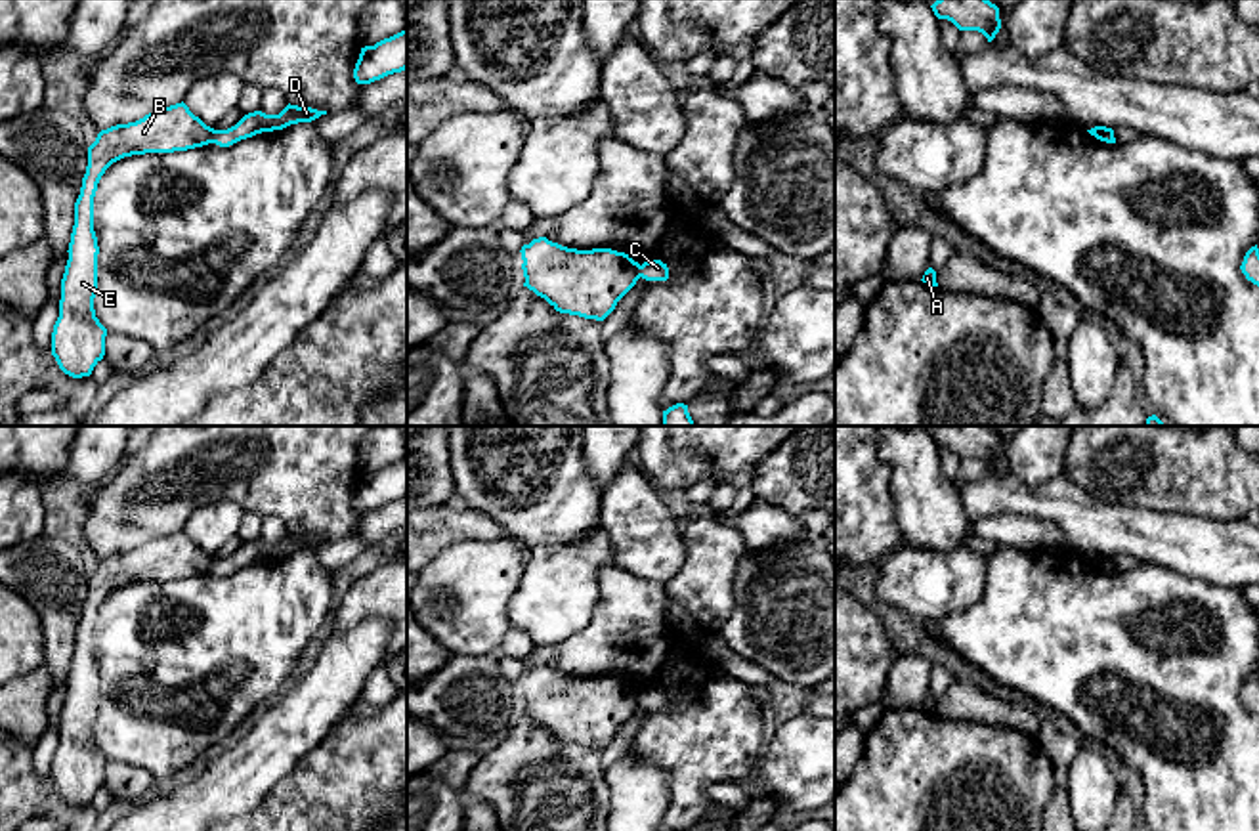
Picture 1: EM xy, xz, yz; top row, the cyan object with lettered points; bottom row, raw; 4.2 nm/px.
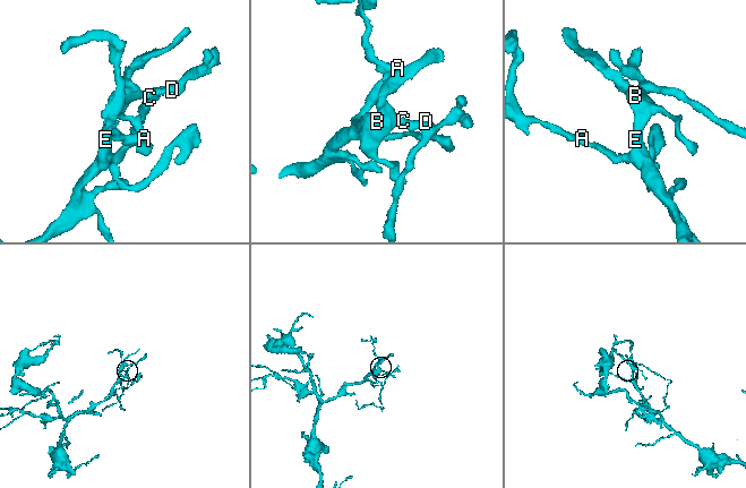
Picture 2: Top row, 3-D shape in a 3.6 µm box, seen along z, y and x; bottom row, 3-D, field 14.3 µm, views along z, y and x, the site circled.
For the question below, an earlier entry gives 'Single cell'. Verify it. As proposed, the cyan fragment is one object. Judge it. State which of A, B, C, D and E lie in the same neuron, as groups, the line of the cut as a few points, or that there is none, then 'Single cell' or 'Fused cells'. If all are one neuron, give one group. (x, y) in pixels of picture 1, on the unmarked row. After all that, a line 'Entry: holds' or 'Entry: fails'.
Groups: A B E / C D. Split along xy (214, 558), (211, 570). Fused cells
Entry: fails

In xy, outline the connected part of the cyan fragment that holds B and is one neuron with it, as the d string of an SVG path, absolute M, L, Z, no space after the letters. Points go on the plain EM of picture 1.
M181 529L157 537L143 546L101 558L88 575L88 594L75 630L75 653L69 688L61 707L59 745L52 760L52 783L73 804L90 804L105 783L107 756L94 737L97 716L97 665L94 659L94 625L105 598L132 583L174 581L212 571L206 554Z

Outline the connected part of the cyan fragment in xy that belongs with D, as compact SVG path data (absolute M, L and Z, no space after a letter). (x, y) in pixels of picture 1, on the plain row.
M290 531L279 543L266 543L262 539L254 539L245 543L235 554L227 558L214 558L212 571L220 575L229 575L241 567L252 565L262 560L283 558L298 550L311 550L321 543L327 543L327 539L298 535Z

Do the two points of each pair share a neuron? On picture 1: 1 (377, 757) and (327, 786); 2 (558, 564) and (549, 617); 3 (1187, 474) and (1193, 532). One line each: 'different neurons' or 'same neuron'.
1: same neuron
2: same neuron
3: different neurons

